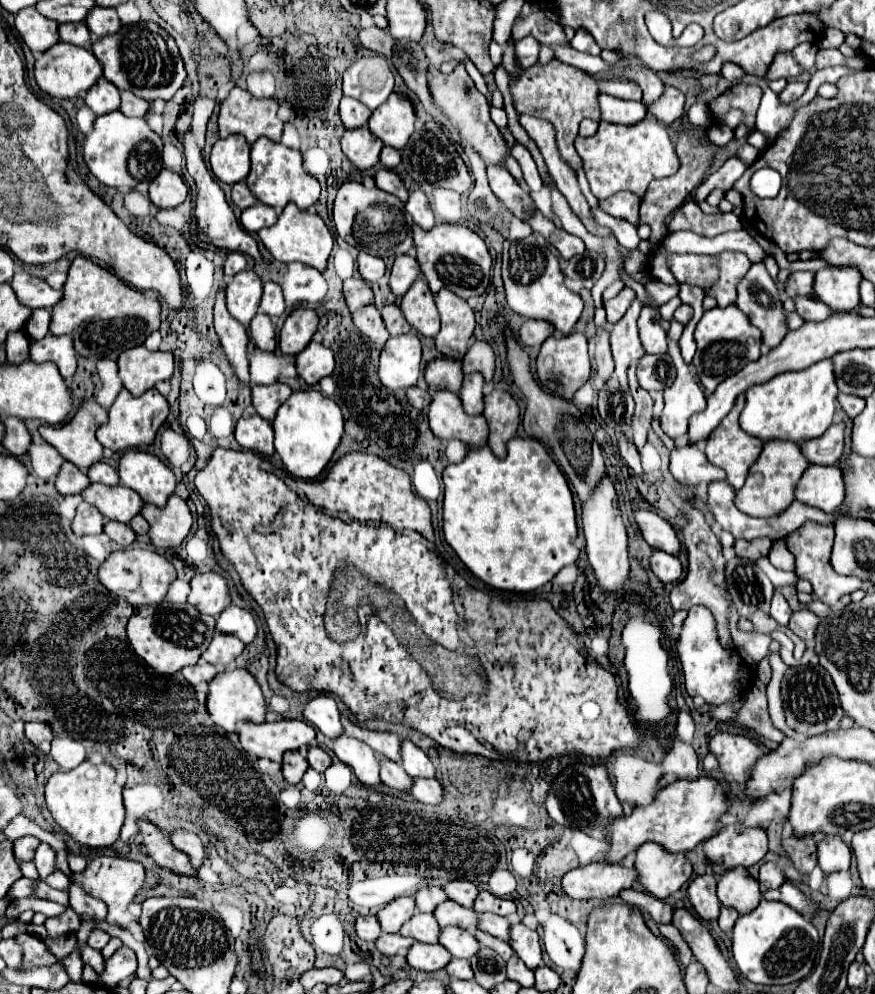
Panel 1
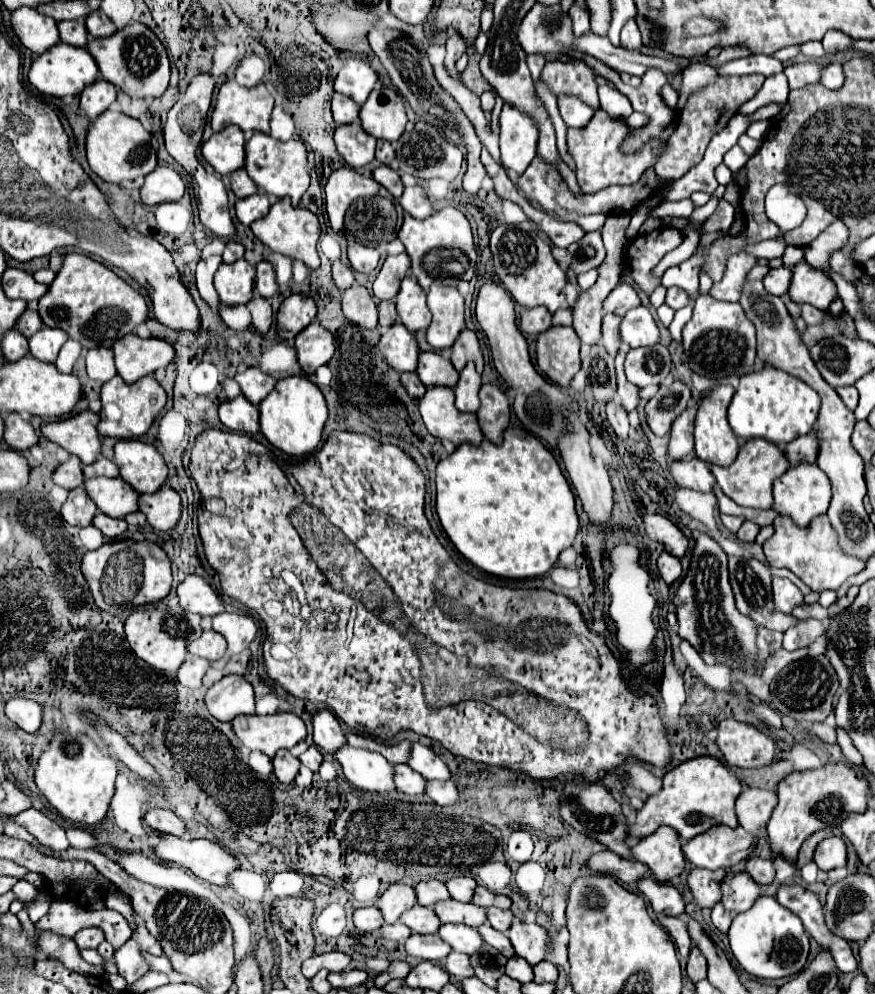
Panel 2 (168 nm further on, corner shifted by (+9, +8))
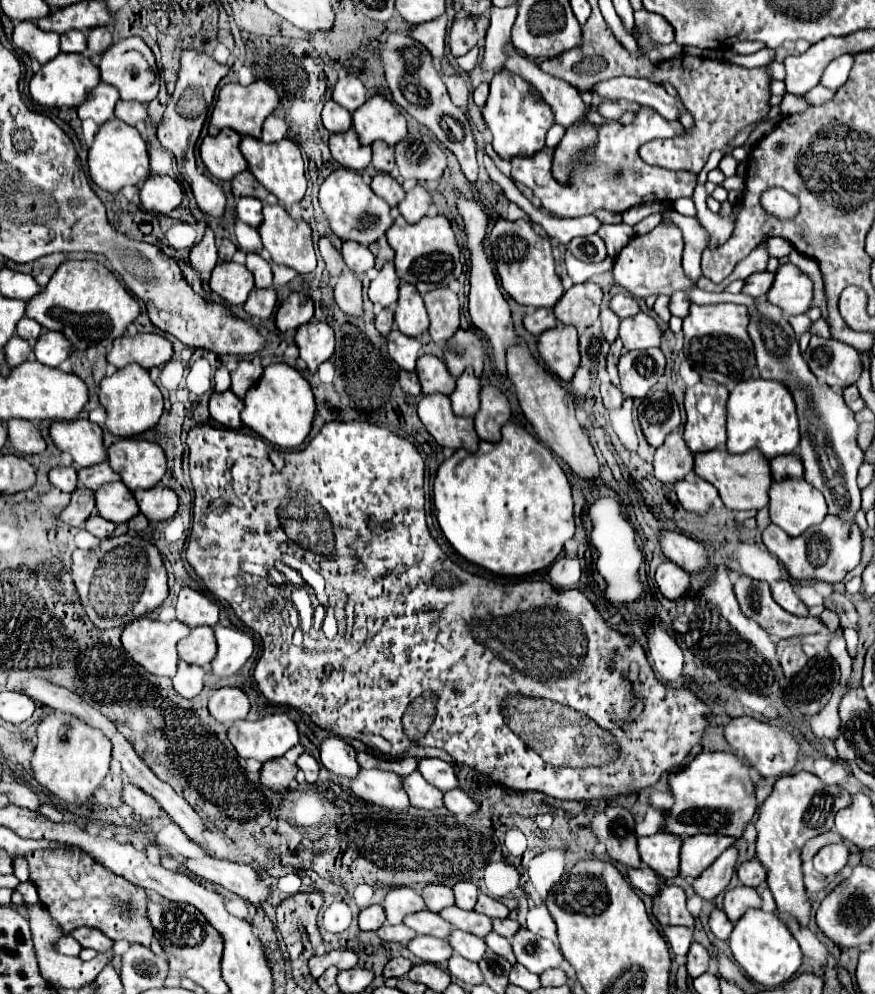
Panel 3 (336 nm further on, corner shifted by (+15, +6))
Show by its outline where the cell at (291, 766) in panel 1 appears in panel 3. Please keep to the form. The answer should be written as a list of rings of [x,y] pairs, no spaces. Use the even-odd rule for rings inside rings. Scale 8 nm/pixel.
[[[273,758],[261,768],[261,784],[271,790],[287,790],[289,784],[295,780],[297,770],[299,768],[287,762],[287,758]]]

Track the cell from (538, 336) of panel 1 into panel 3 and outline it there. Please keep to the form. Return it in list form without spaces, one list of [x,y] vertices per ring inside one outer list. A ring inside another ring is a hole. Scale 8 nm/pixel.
[[[533,308],[533,310],[529,310],[525,314],[523,324],[525,324],[525,328],[531,334],[539,336],[541,332],[545,332],[549,328],[555,328],[557,326],[557,318],[555,318],[555,314],[553,314],[551,308]]]

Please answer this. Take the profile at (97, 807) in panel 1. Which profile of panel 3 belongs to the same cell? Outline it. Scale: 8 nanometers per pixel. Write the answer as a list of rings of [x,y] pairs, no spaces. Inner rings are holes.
[[[51,712],[37,724],[37,748],[33,756],[33,778],[65,804],[85,804],[109,772],[109,738],[73,714]]]

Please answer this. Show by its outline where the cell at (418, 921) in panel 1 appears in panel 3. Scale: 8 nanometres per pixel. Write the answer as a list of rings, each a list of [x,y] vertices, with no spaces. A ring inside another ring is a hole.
[[[421,910],[417,914],[411,914],[409,918],[403,920],[403,924],[413,928],[417,934],[435,936],[435,938],[441,938],[441,940],[445,940],[453,930],[453,926],[447,920],[443,920],[439,914],[429,912],[429,910]]]

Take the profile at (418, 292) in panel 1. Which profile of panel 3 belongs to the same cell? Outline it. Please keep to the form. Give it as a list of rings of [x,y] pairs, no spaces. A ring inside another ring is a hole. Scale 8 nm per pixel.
[[[403,282],[399,288],[399,302],[395,310],[395,324],[405,336],[421,336],[429,328],[429,318],[423,298],[411,284]]]

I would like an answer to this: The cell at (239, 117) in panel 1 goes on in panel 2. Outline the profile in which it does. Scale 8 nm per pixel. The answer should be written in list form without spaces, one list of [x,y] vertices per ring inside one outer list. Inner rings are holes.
[[[227,80],[217,94],[217,102],[211,114],[213,132],[221,132],[229,124],[239,126],[243,132],[259,130],[269,132],[269,120],[273,110],[273,96],[265,84],[255,88],[239,86],[235,80]]]

